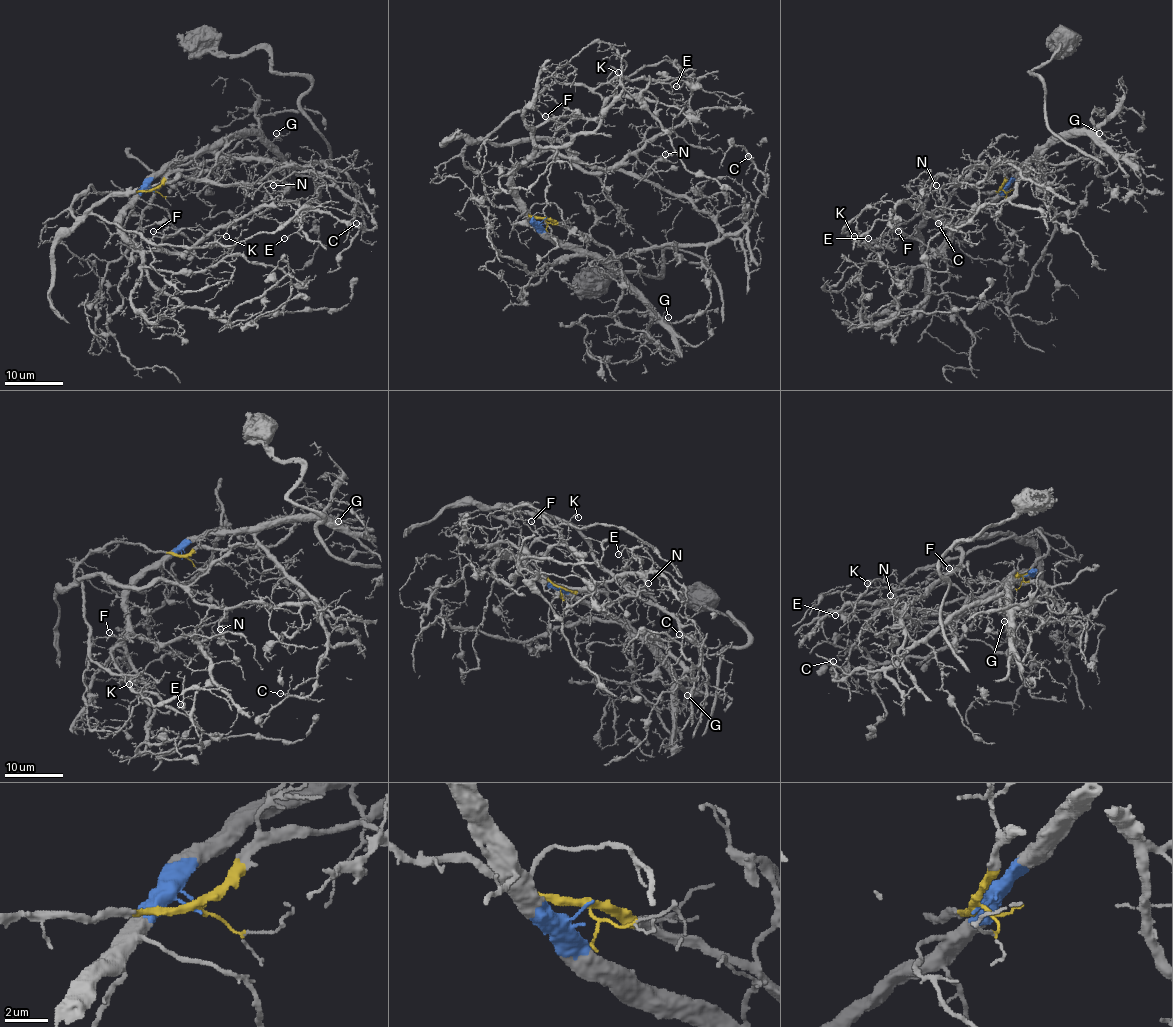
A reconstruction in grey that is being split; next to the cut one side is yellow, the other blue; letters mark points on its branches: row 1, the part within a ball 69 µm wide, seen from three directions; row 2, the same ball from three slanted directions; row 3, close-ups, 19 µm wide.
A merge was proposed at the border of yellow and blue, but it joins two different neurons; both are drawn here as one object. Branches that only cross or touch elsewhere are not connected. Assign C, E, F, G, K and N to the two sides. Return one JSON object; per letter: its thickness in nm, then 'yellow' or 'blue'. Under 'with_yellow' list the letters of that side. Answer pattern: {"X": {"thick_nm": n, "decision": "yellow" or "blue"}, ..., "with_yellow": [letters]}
{"C": {"thick_nm": 120, "decision": "blue"}, "E": {"thick_nm": 110, "decision": "yellow"}, "F": {"thick_nm": 110, "decision": "yellow"}, "G": {"thick_nm": 120, "decision": "blue"}, "K": {"thick_nm": 150, "decision": "yellow"}, "N": {"thick_nm": 70, "decision": "yellow"}, "with_yellow": ["E", "F", "K", "N"]}

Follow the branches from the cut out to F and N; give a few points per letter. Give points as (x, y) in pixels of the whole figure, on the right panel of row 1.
F: (1000, 189), (981, 192), (960, 185), (945, 203), (883, 238), (898, 238), (902, 235), (898, 231)
N: (1000, 189), (960, 185), (925, 216), (922, 185), (940, 176), (960, 183), (947, 183), (938, 193), (935, 185)

